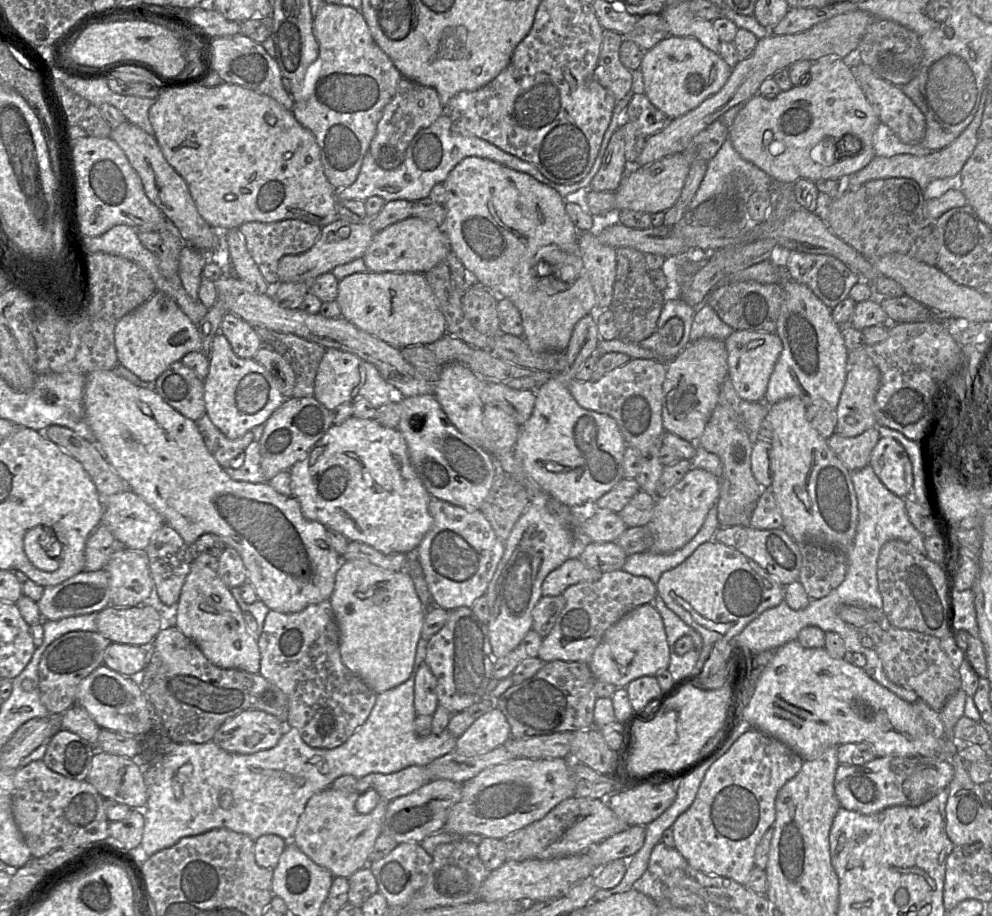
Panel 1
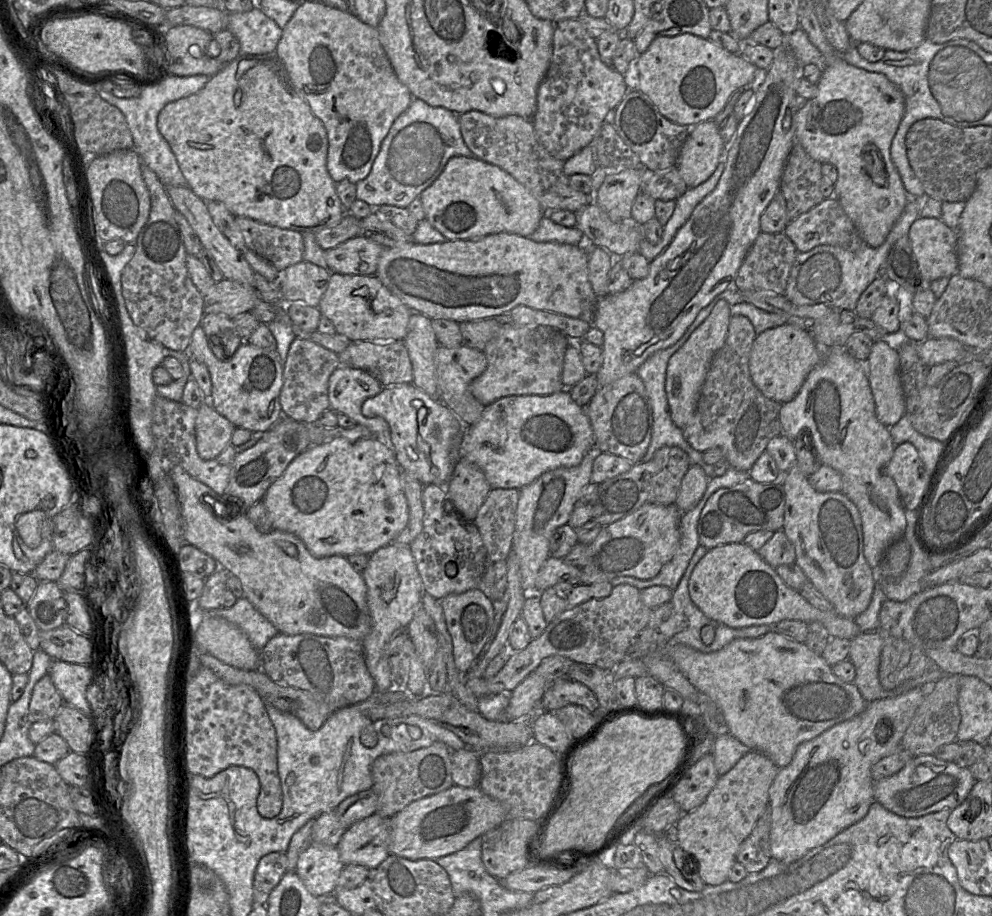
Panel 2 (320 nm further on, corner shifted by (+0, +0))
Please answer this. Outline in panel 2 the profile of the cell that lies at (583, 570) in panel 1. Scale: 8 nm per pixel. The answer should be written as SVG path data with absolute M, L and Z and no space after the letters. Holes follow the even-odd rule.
M610 582L592 585L558 583L538 594L545 621L550 623L564 611L570 610L591 599L606 598L611 594Z

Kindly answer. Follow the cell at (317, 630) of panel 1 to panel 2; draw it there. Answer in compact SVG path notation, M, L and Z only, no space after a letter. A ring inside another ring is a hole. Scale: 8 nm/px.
M278 633L260 651L260 668L279 685L309 692L326 705L329 714L364 702L375 693L361 642L347 637Z

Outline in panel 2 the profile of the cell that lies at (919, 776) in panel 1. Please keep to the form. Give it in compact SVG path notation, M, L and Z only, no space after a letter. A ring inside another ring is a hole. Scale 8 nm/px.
M933 754L919 755L912 757L896 774L874 781L874 801L899 816L921 817L959 806L975 782L976 779L967 767L941 760Z

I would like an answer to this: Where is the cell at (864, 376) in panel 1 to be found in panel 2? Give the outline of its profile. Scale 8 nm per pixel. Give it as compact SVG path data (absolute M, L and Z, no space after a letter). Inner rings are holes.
M883 340L874 341L864 363L879 422L890 428L905 414L898 352Z

